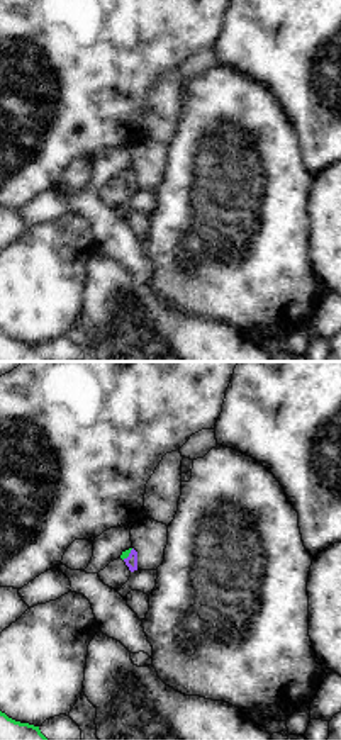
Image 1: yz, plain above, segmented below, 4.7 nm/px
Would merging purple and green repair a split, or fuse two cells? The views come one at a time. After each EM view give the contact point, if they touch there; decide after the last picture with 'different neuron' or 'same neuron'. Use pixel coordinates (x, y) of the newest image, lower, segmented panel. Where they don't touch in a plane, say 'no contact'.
contact (129, 555)

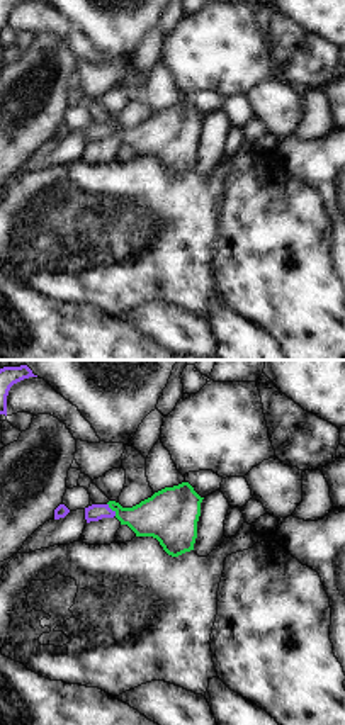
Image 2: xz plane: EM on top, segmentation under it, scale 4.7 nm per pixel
contact (111, 510)

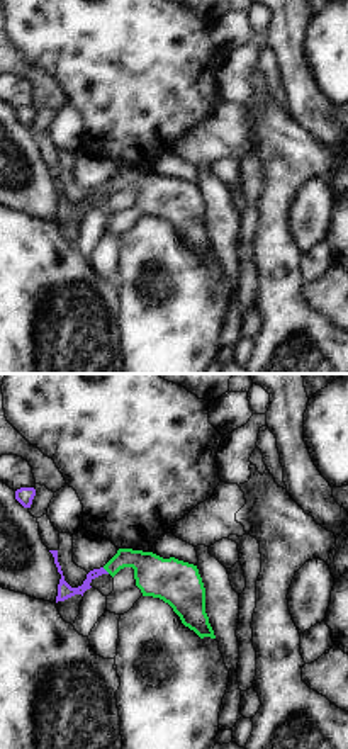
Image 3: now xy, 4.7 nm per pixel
contact (104, 569)

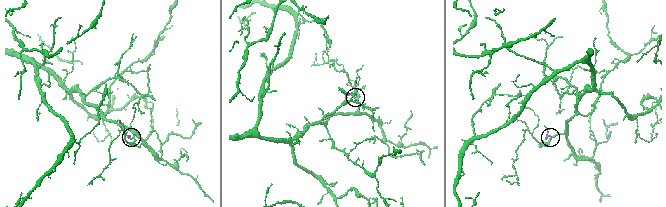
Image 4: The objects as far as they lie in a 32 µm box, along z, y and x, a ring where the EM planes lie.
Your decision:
same neuron

